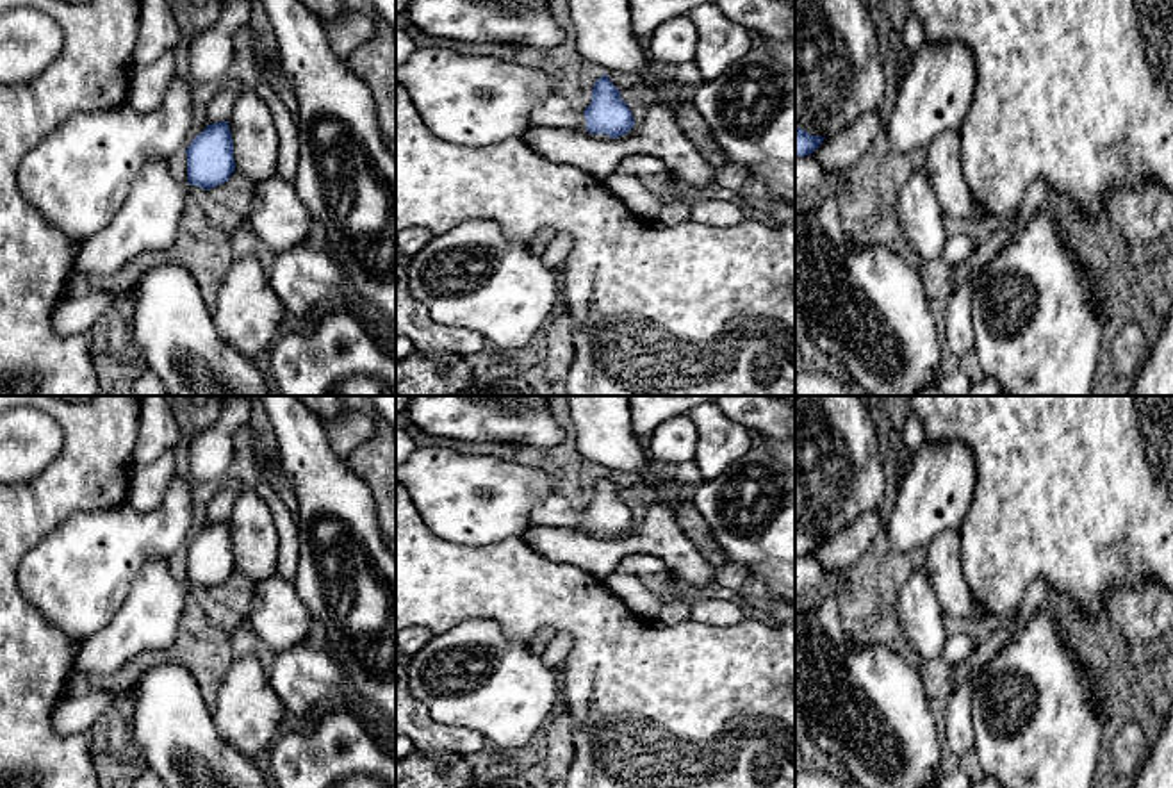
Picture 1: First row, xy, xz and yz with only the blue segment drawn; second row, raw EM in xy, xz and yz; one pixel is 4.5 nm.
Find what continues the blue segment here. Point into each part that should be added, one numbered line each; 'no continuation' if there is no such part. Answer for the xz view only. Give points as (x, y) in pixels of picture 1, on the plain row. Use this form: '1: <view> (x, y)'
1: xz (555, 512)

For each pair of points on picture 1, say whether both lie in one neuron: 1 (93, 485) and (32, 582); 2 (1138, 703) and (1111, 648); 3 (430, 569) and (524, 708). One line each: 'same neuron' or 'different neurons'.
1: different neurons
2: same neuron
3: different neurons

